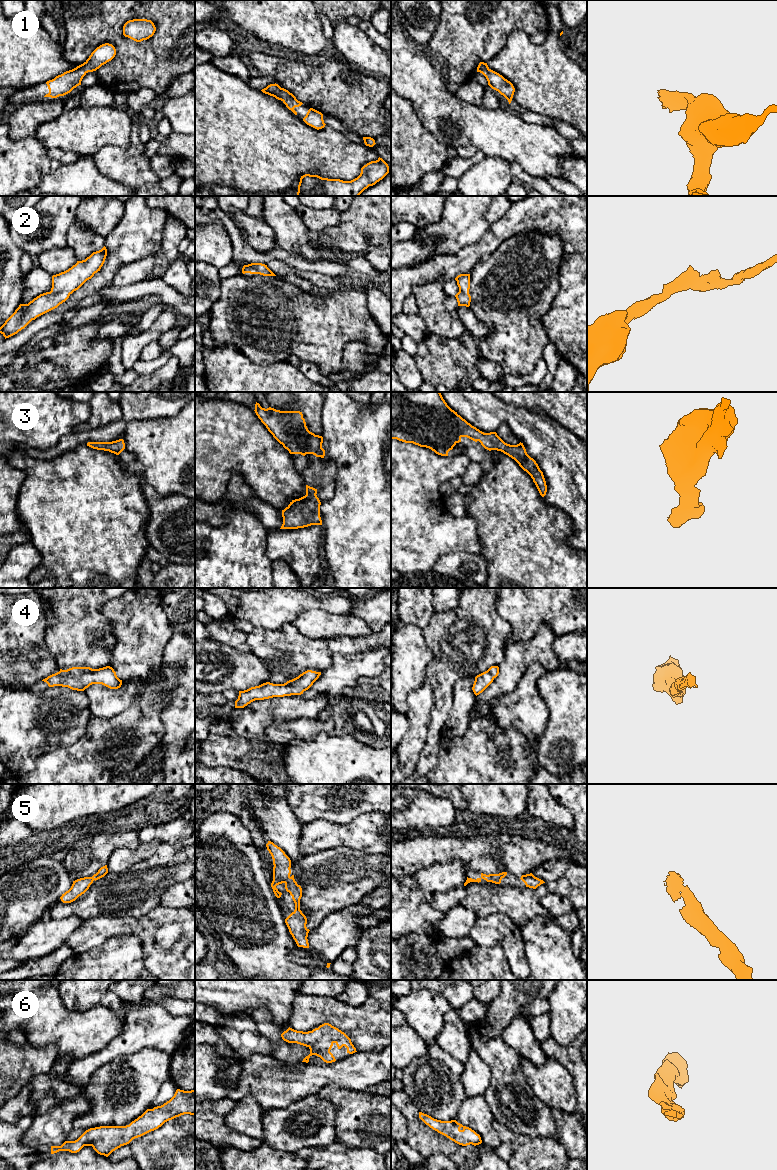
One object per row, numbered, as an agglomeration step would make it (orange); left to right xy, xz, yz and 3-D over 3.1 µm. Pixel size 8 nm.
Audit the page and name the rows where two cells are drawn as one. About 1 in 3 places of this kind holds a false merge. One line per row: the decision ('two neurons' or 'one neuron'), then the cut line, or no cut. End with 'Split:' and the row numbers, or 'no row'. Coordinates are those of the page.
1: one neuron; cut none
2: one neuron; cut none
3: one neuron; cut none
4: one neuron; cut none
5: one neuron; cut none
6: one neuron; cut none
Split: no row

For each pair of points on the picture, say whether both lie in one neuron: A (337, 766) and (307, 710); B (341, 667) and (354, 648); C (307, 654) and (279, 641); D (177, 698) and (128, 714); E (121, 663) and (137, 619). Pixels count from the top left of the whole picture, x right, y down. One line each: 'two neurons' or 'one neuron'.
A: two neurons
B: two neurons
C: one neuron
D: two neurons
E: one neuron

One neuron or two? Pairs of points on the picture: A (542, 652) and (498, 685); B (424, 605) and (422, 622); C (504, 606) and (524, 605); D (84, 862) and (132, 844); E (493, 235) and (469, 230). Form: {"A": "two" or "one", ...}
{"A": "one", "B": "one", "C": "one", "D": "one", "E": "two"}

